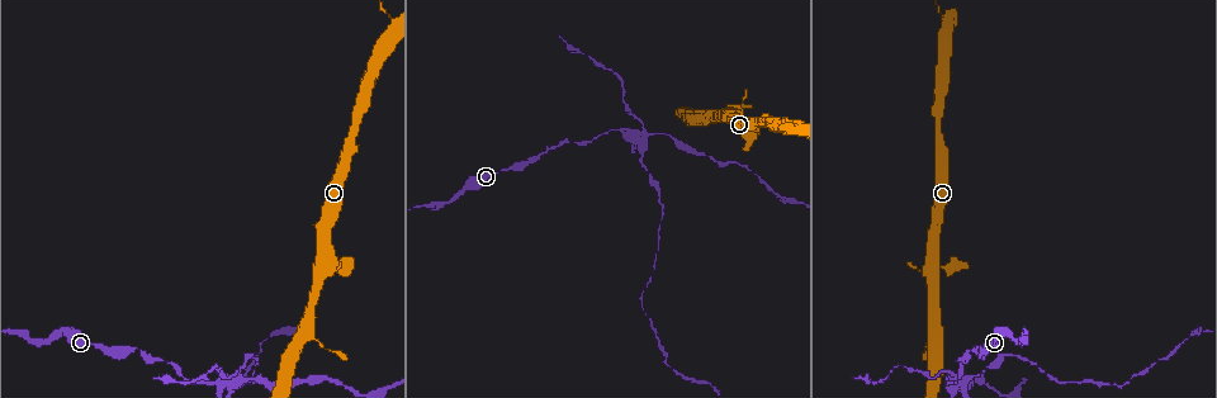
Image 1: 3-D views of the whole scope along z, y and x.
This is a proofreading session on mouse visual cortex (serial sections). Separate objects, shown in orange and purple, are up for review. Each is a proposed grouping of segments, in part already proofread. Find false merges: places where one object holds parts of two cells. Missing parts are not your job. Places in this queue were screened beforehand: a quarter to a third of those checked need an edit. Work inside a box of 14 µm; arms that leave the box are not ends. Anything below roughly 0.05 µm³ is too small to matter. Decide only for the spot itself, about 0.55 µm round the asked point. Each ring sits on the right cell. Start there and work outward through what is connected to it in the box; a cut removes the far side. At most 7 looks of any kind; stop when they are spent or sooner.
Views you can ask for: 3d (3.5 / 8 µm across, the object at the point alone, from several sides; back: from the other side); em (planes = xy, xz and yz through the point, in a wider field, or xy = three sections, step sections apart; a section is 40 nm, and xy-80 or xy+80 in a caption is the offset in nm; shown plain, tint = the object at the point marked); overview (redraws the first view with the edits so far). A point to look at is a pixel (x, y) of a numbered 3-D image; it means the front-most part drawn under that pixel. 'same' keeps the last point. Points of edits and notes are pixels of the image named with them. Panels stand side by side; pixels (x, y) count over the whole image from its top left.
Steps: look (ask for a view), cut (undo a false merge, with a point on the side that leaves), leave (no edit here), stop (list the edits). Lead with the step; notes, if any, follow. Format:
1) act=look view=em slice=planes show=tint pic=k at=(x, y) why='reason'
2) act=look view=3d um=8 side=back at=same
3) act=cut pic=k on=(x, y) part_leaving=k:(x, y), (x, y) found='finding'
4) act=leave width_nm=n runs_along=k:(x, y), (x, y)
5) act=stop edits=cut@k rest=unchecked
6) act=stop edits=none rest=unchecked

act=look view=3d um=3.5 pic=1 at=(331, 267) why='a fork'

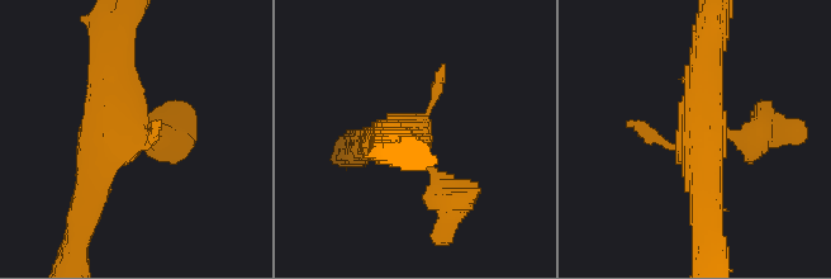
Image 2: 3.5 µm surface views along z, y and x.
act=look view=em slice=xy step=2 show=tint pic=2 at=(134, 127) why='need the tissue'

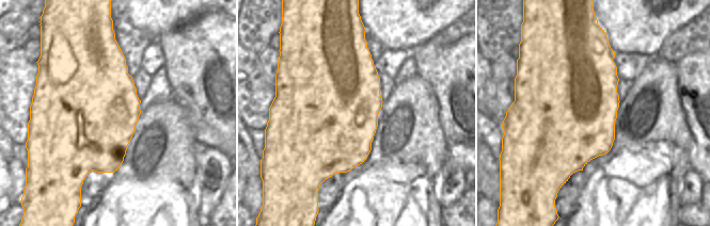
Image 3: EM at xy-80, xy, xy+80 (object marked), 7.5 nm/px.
act=leave runs_along=2:(109, 36), (109, 145), (85, 207) found='continuous, no second cell'

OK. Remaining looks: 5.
act=look view=3d um=3.5 pic=1 at=(168, 363) why='narrows sharply'

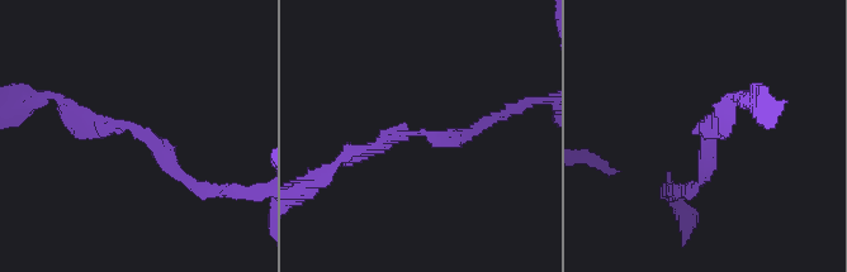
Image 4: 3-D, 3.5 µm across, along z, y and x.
act=look view=em slice=planes show=tint pic=4 at=(138, 131)

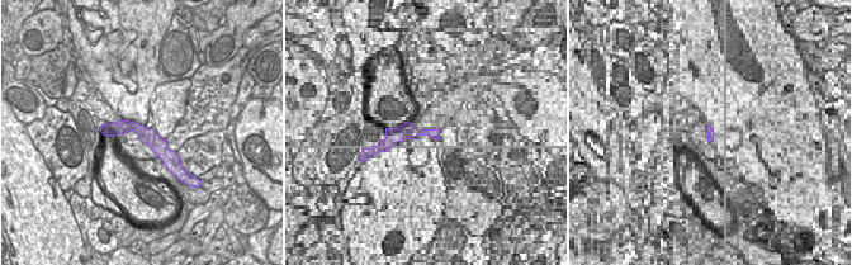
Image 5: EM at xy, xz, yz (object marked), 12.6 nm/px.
act=look view=em slice=xy step=1 show=tint at=same

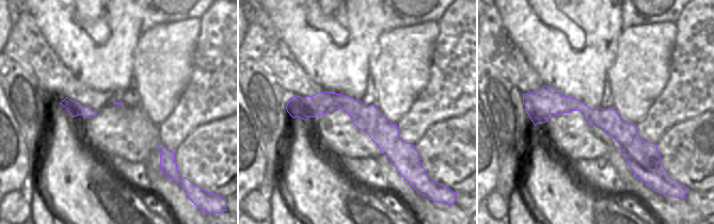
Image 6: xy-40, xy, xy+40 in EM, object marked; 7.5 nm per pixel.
act=leave width_nm=200 runs_along=6:(527, 99), (580, 106), (654, 152) found='all the same cell'

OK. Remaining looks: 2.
act=look view=3d um=3.5 pic=1 at=(643, 129)

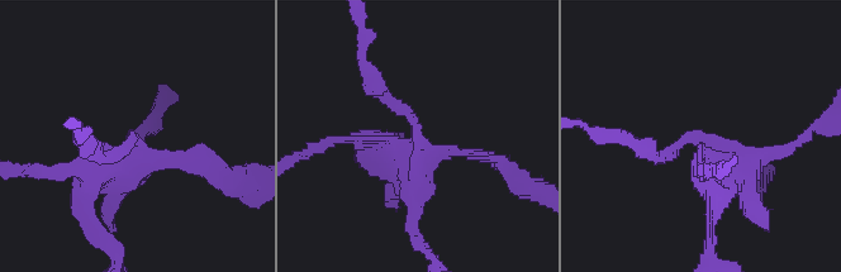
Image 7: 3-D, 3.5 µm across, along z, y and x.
act=look view=em slice=xy step=3 show=tint pic=7 at=(419, 141) arms=4 arm_widths_nm=150,200,250,400 why='shape alone is not enough'

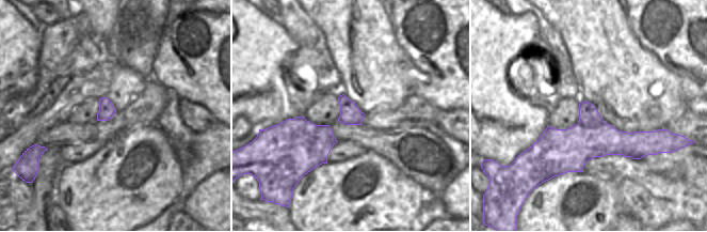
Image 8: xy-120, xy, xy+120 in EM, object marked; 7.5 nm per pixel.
act=cut pic=7 on=(784, 151) part_leaving=7:(746, 165), (825, 129) found='two cells meet here'

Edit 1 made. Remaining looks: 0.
act=stop edits=cut@7 rest=unchecked

